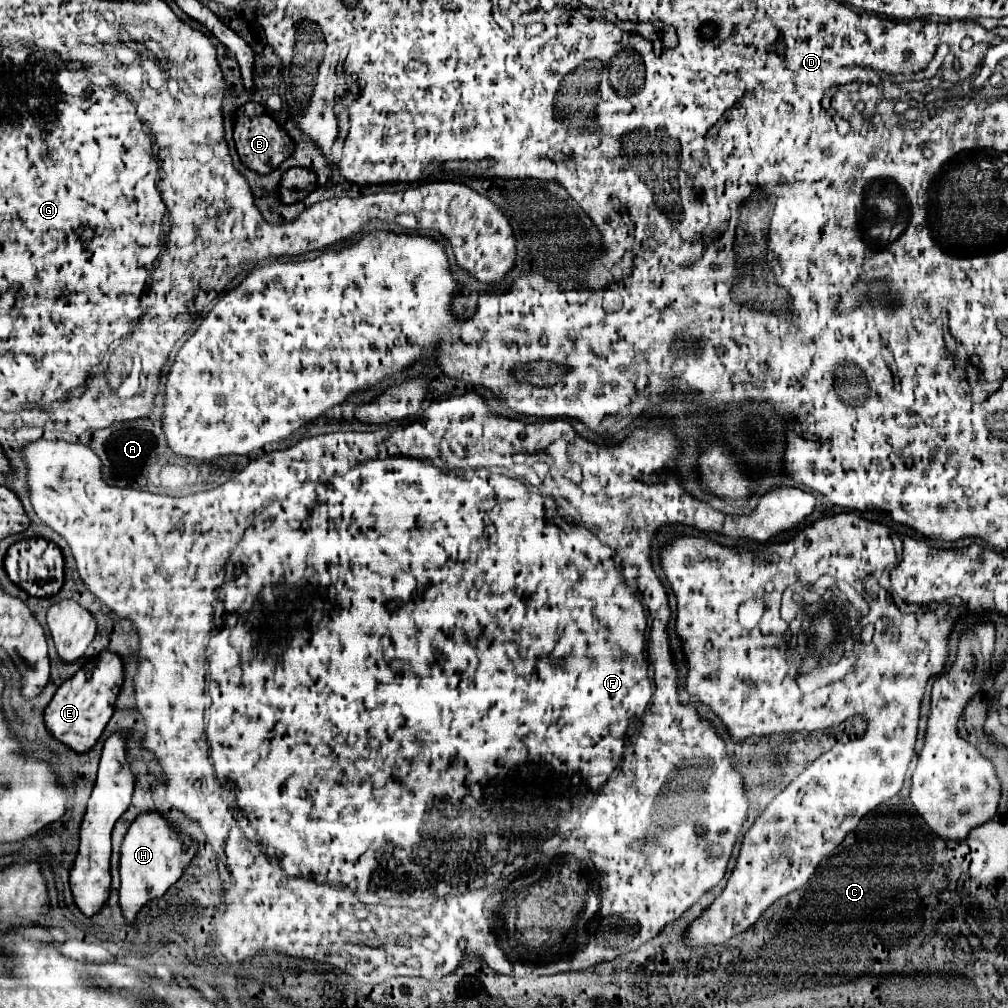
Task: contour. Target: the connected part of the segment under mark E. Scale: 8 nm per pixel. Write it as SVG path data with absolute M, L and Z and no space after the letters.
M103 651L99 657L87 661L71 679L67 679L43 713L43 723L49 735L65 743L75 753L87 753L101 737L105 725L115 711L115 699L123 683L123 661L111 651Z

